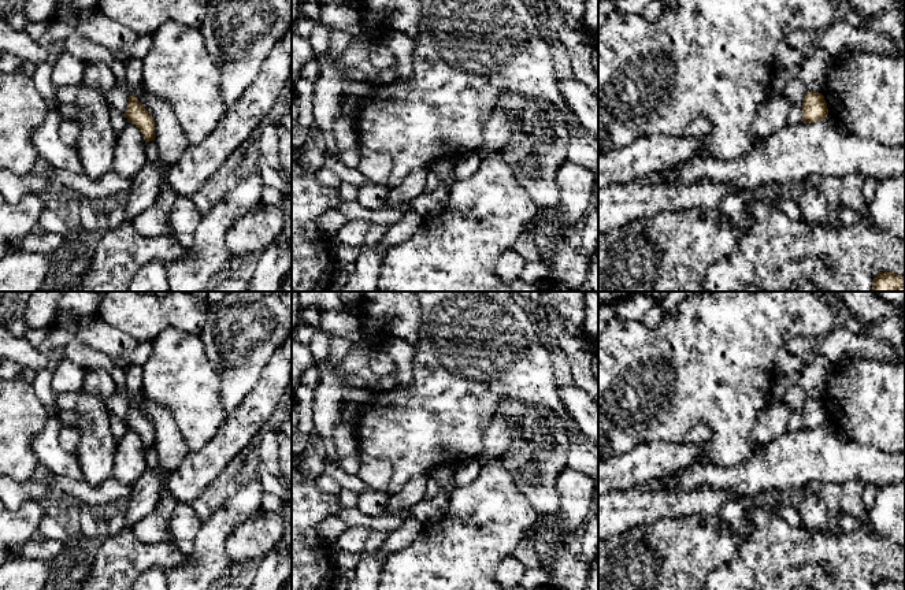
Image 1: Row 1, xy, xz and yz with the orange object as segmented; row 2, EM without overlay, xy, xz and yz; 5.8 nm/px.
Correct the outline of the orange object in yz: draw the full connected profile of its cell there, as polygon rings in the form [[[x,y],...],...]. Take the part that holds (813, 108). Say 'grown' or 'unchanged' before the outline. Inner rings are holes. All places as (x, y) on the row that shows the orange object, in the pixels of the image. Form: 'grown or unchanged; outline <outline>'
unchanged; outline [[[808,92],[802,103],[802,122],[816,123],[828,116],[827,103],[821,93]]]

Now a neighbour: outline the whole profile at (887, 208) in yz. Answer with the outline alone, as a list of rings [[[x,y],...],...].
[[[905,175],[878,179],[875,197],[868,203],[869,220],[905,242]]]

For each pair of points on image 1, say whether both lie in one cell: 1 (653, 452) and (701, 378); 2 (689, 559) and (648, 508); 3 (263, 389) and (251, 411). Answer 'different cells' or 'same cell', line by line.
1: different cells
2: different cells
3: same cell

